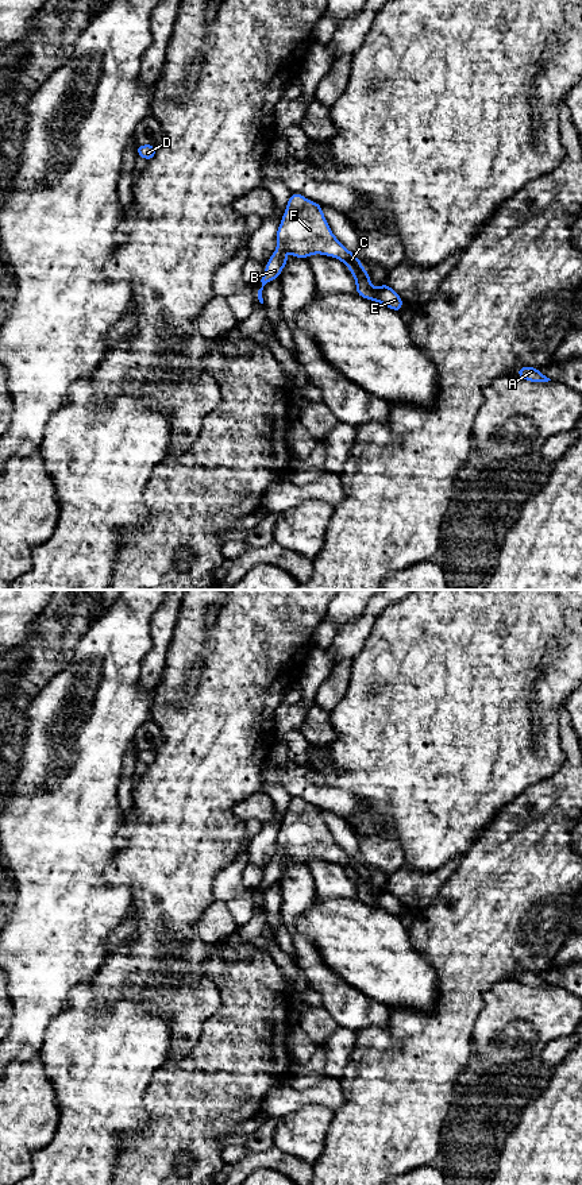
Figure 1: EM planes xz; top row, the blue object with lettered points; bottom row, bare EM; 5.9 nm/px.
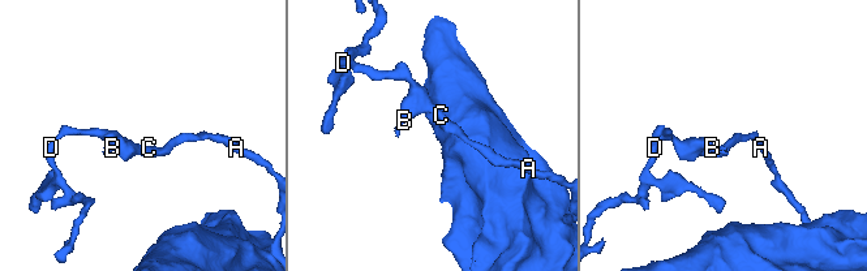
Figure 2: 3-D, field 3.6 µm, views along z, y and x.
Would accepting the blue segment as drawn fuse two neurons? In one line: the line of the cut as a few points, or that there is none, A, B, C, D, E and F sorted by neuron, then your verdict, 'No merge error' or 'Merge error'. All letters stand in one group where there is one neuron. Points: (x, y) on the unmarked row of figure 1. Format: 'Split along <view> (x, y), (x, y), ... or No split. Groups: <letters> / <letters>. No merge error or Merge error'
No split. Groups: A B C D E F. No merge error

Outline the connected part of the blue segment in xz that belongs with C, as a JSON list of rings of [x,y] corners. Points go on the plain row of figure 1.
[[[290,799],[281,830],[277,834],[275,849],[277,853],[266,868],[266,875],[261,884],[262,892],[258,895],[261,908],[263,908],[263,891],[280,881],[289,865],[281,854],[286,849],[294,862],[307,864],[312,858],[338,862],[354,880],[356,899],[362,903],[377,906],[398,918],[401,916],[404,908],[401,902],[388,888],[377,893],[371,892],[369,877],[362,872],[359,862],[334,841],[323,819],[321,810],[308,806],[302,799]]]

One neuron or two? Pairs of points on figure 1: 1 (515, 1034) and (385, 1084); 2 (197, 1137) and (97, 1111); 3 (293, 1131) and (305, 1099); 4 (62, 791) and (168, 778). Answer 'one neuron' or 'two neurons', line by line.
1: two neurons
2: two neurons
3: two neurons
4: two neurons

